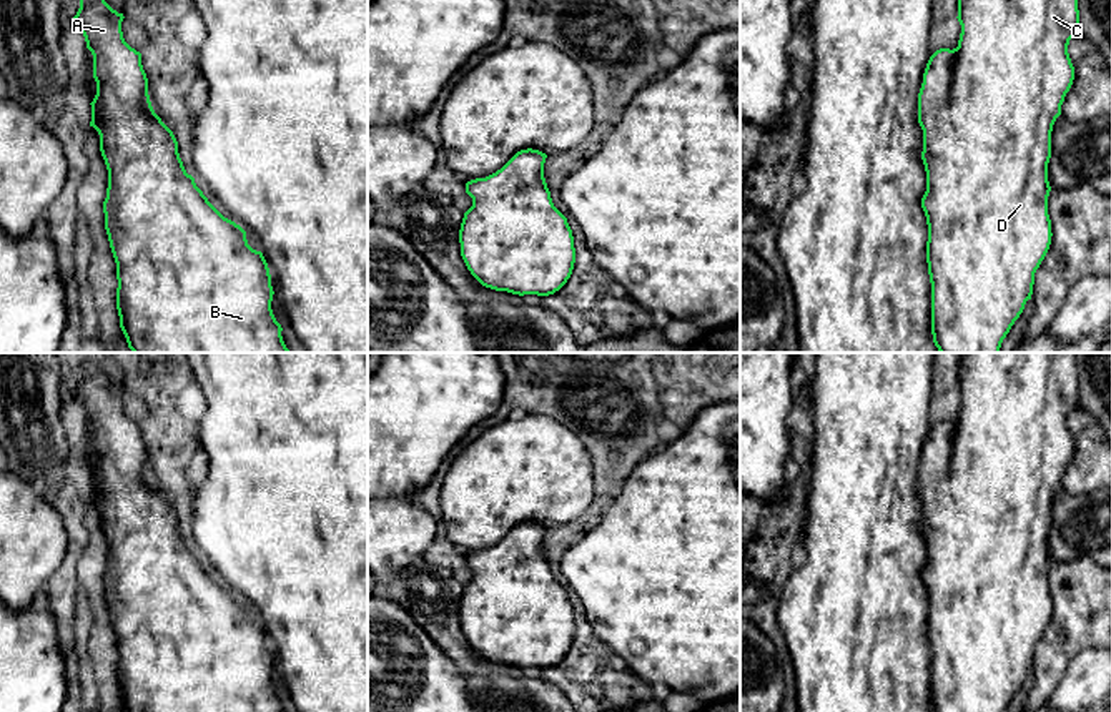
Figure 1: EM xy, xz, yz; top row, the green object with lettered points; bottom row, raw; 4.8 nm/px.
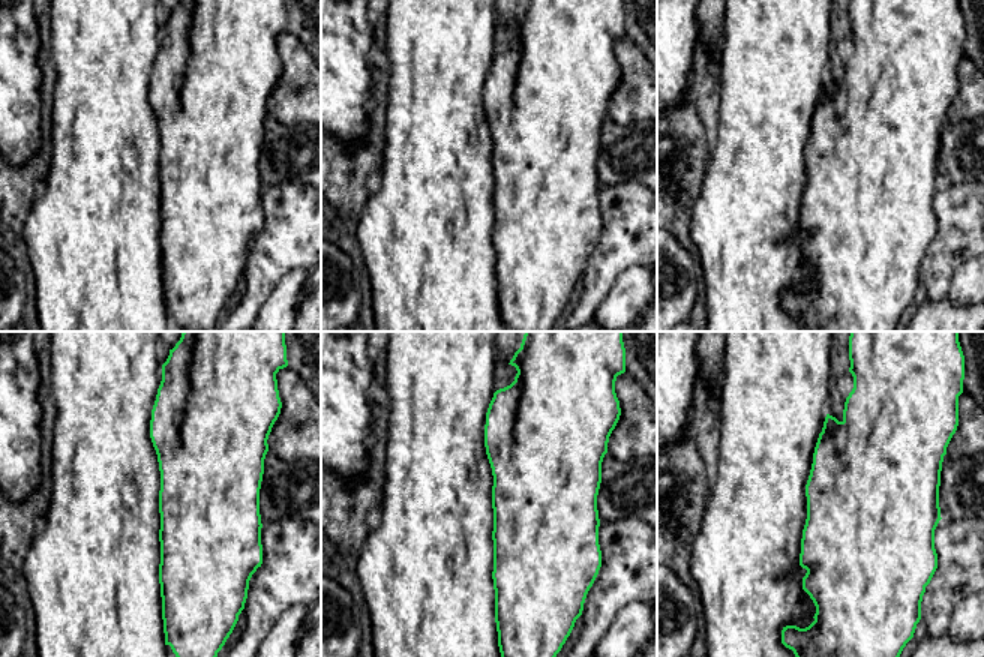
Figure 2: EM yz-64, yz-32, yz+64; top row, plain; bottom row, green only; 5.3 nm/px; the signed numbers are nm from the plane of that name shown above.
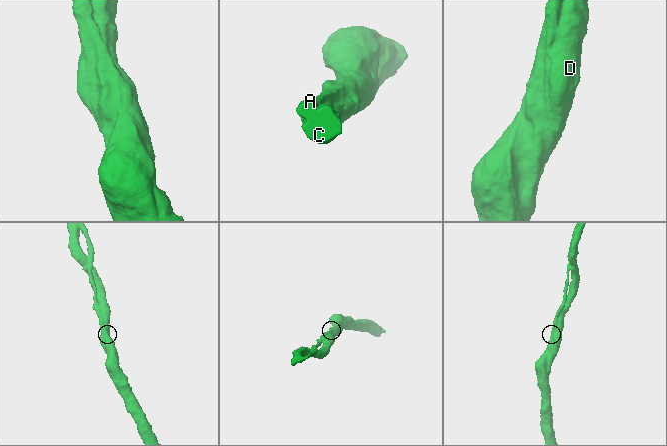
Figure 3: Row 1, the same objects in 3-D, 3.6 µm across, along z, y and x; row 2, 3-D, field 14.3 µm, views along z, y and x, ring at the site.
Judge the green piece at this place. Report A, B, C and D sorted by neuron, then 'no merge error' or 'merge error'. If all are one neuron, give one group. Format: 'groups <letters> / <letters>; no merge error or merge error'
groups A B C D; no merge error

